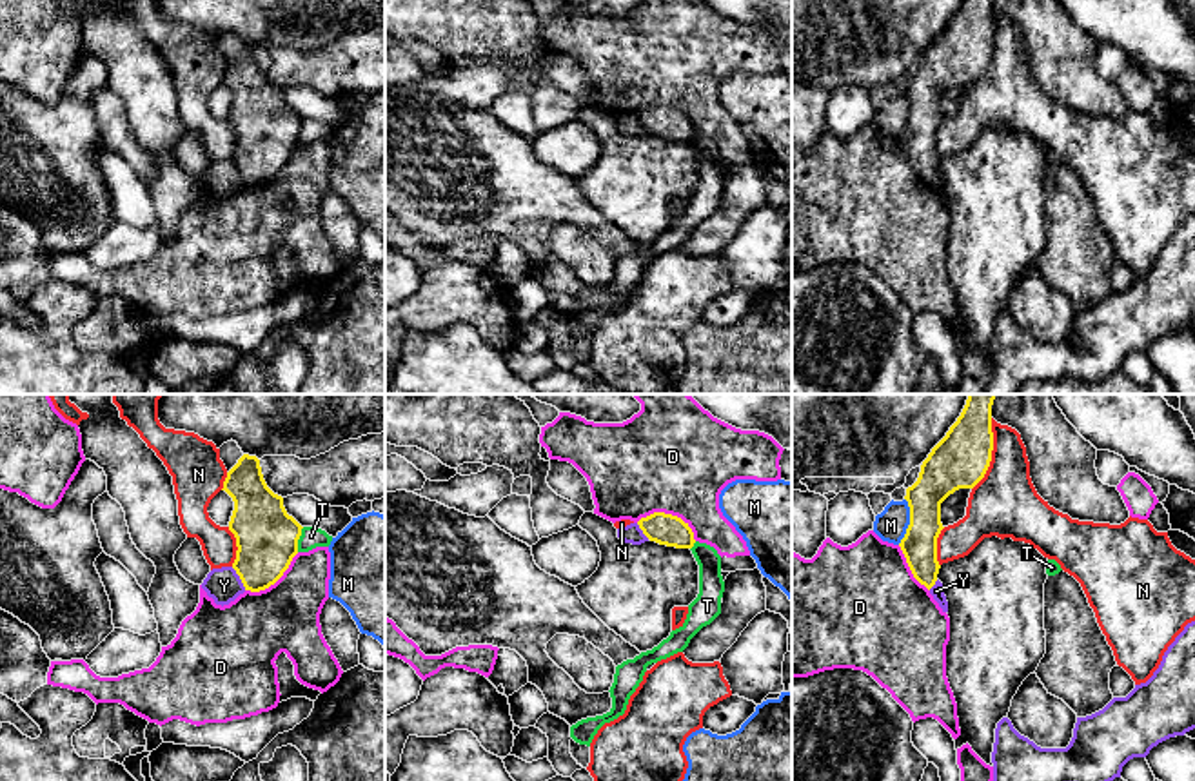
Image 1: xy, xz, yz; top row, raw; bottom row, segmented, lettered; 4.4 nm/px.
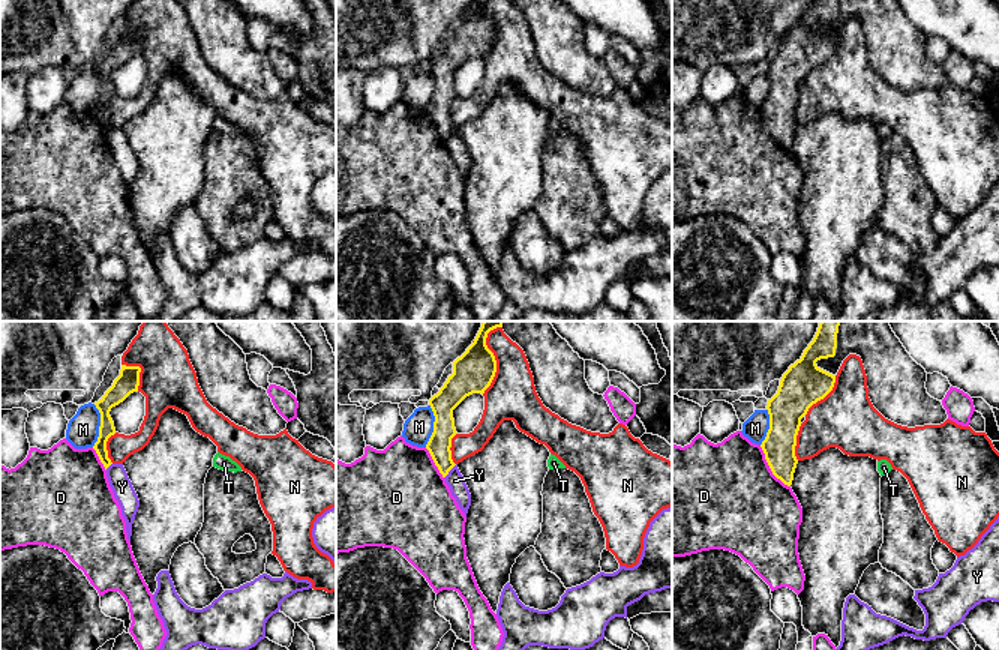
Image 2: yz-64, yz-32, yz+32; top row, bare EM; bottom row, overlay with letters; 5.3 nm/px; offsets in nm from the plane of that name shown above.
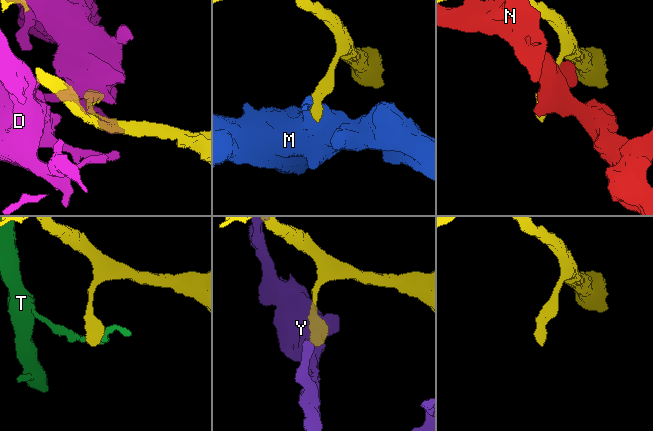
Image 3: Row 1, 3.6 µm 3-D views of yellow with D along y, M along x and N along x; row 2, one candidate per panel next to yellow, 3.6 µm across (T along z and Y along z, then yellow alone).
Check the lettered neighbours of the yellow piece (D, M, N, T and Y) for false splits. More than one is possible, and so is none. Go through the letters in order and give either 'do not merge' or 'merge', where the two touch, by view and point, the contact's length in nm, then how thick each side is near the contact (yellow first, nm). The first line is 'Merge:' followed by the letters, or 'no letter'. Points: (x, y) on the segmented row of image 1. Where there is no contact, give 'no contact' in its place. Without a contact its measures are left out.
Merge: no letter
D: do not merge | xz (669, 514) | 280 nm | 140/480 nm
M: do not merge | yz (910, 522) | 220 nm | 190/150 nm
N: do not merge | yz (990, 454) | 340 nm | 240/300 nm
T: do not merge | xy (298, 538) | 120 nm | 280/90 nm
Y: do not merge | xy (240, 578) | 120 nm | 280/160 nm

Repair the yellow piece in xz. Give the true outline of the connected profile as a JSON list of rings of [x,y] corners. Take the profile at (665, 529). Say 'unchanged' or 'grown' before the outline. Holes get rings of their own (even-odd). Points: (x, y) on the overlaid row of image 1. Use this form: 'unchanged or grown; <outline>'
unchanged; [[[654,512],[637,521],[643,534],[659,545],[676,547],[676,549],[692,549],[696,539],[694,532],[681,518]]]

